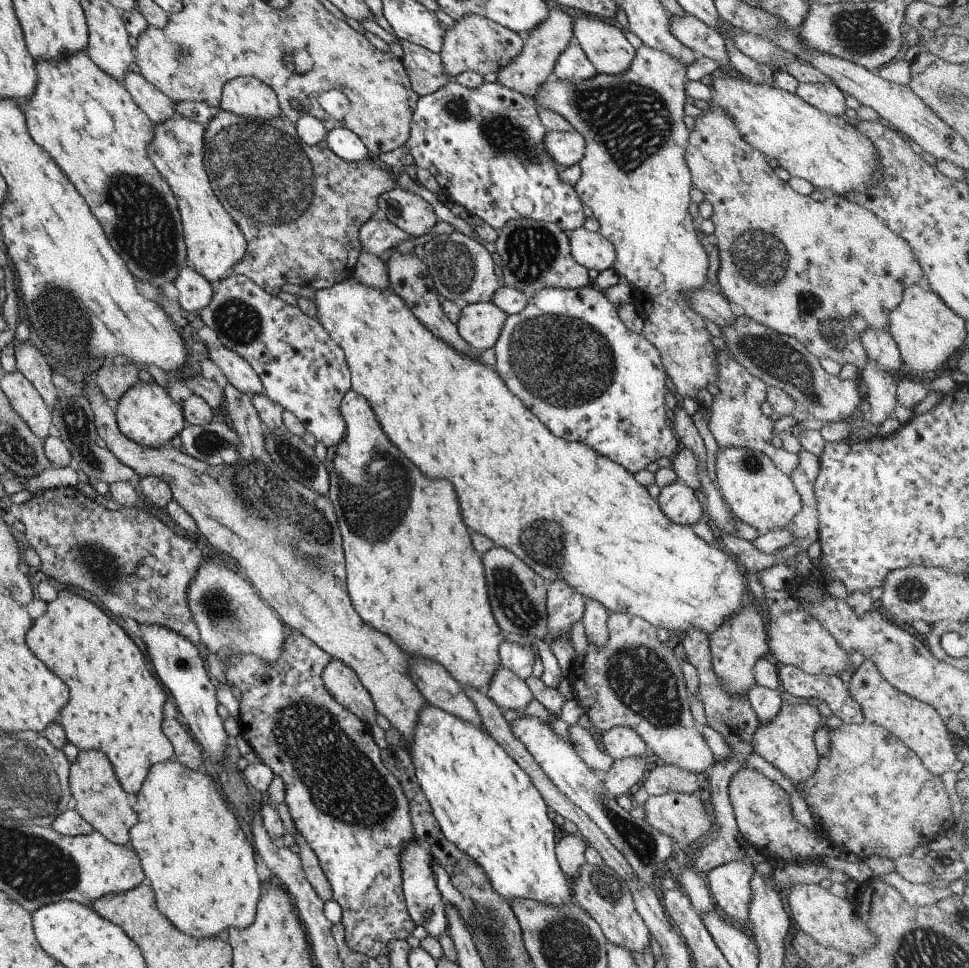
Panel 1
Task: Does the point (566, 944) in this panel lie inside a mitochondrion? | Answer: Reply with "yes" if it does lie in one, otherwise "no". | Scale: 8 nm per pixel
yes

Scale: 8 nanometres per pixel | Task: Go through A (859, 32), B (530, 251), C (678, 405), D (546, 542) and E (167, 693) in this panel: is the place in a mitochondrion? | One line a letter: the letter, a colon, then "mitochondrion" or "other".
A: mitochondrion
B: mitochondrion
C: other
D: mitochondrion
E: other

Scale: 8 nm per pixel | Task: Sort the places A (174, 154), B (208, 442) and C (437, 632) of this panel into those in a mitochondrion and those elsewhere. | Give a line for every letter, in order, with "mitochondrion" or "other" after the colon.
A: other
B: mitochondrion
C: other

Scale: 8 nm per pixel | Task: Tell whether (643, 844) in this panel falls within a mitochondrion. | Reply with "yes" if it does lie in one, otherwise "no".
yes

